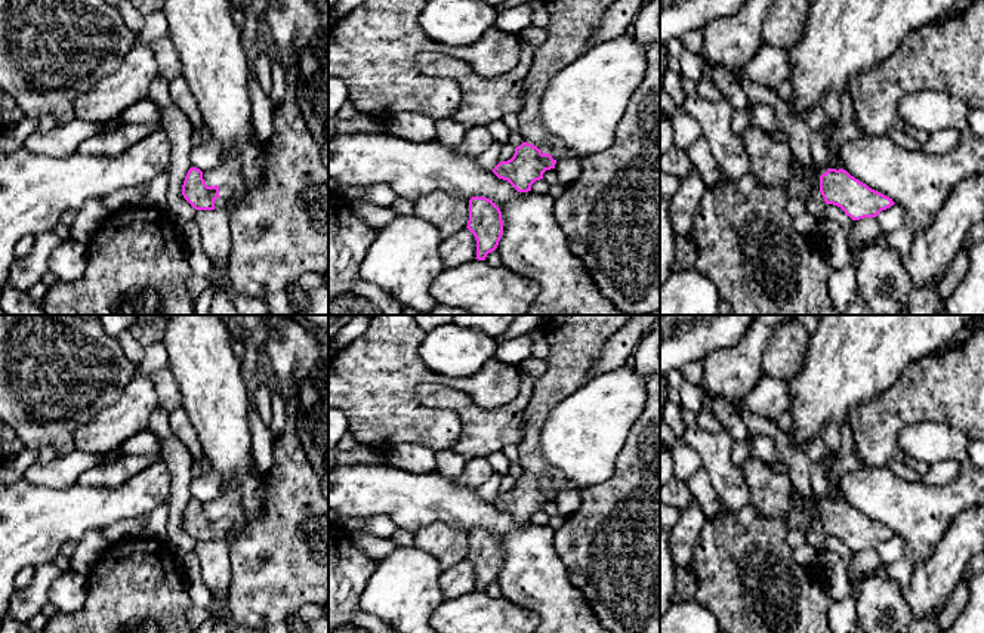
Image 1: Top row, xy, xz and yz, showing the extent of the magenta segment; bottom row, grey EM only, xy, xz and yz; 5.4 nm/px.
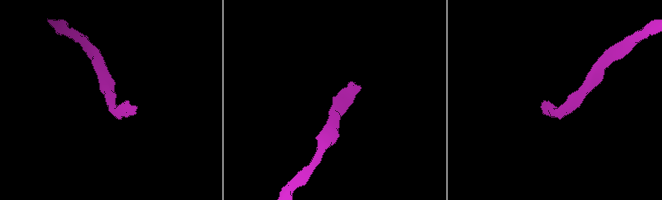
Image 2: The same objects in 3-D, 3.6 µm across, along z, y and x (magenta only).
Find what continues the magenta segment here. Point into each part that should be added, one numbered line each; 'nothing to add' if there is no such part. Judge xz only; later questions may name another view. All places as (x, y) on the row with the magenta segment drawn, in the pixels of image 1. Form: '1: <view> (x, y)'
1: xz (571, 24)

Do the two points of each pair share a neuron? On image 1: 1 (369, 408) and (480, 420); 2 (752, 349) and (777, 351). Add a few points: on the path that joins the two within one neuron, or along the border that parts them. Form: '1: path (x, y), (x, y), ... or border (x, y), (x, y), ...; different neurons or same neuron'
1: border (425, 404), (459, 420), (453, 448); different neurons
2: border (774, 330), (762, 354), (762, 374); different neurons

